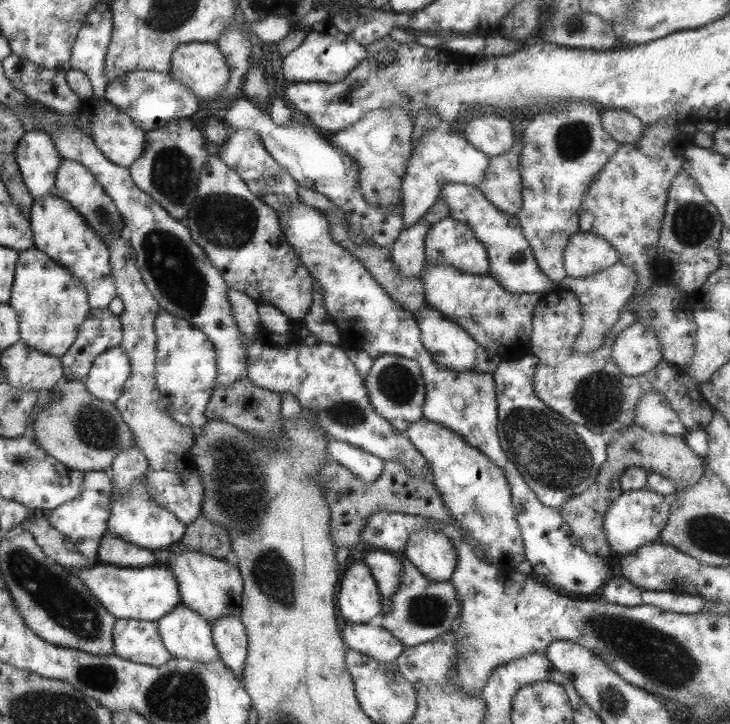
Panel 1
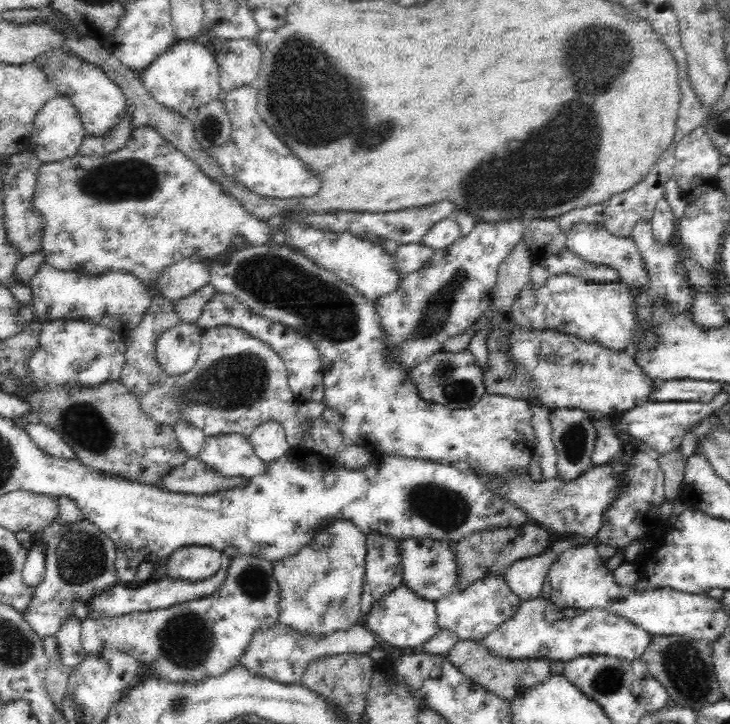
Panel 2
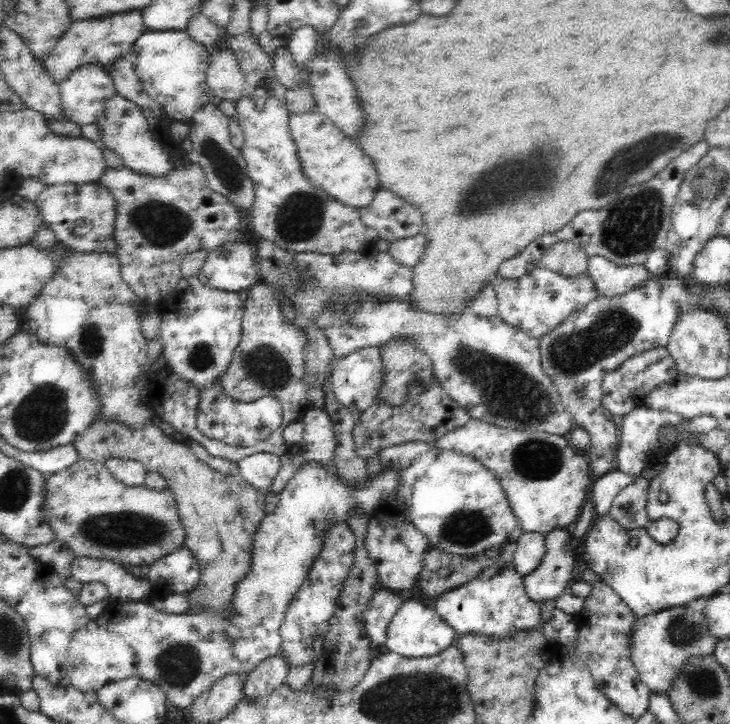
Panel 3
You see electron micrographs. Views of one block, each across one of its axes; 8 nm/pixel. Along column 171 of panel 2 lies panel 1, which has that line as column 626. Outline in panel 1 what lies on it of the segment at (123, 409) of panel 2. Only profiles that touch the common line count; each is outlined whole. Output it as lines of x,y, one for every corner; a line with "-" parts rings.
627,425
611,435
606,445
605,462
601,464
595,482
577,496
567,499
557,511
587,554
605,558
610,546
603,532
602,520
609,505
622,493
619,479
625,468
641,467
671,479
675,483
675,490
665,496
667,502
671,503
677,501
677,493
681,493
701,478
704,465
703,456
697,456
685,444
684,437
651,433
643,427

